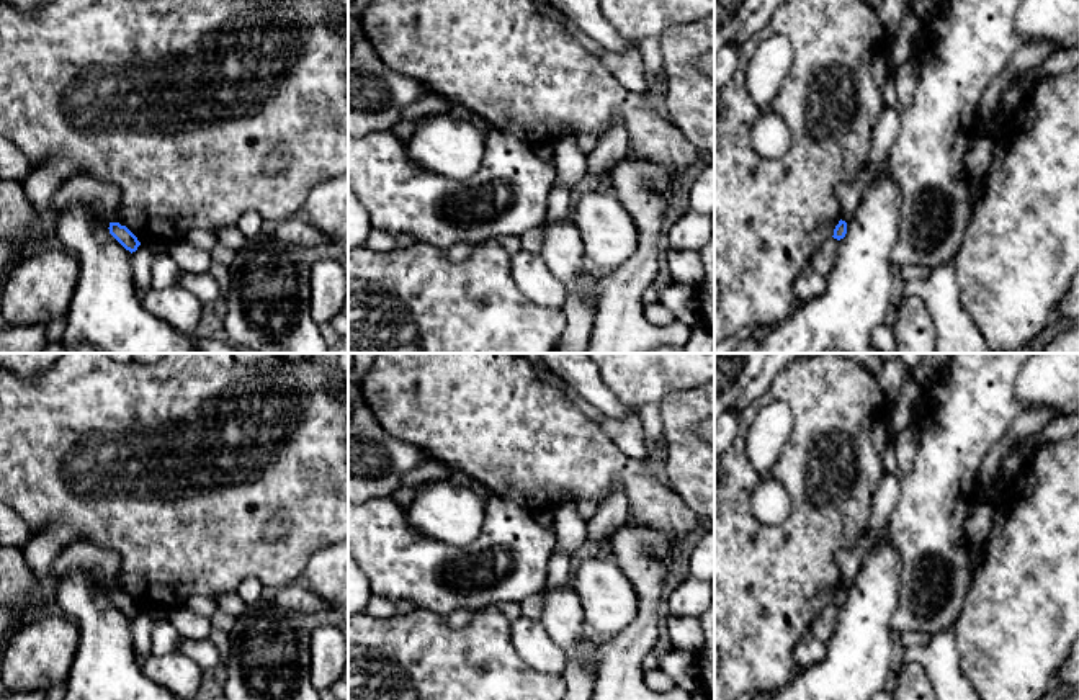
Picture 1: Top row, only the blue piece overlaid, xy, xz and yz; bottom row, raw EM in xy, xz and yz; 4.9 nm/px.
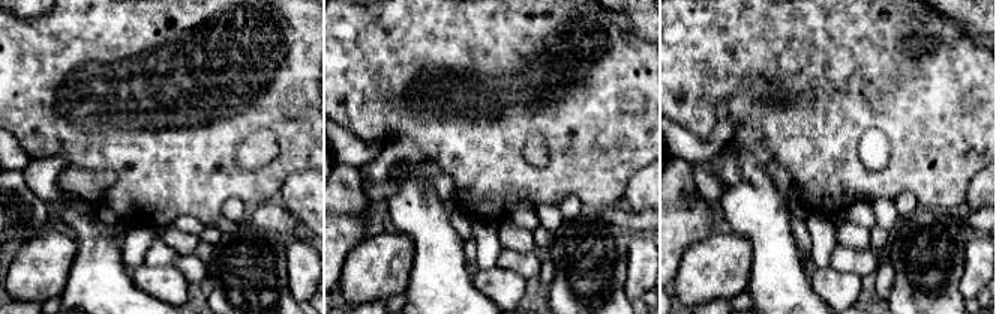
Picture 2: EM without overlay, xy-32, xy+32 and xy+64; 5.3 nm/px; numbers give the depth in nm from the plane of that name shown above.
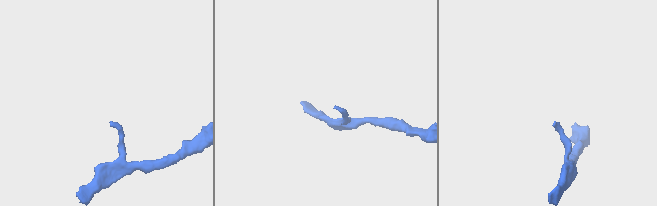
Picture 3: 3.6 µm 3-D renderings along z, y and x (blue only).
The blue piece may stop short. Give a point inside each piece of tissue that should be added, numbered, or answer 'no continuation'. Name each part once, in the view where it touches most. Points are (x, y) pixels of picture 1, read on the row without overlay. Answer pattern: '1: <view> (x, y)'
no continuation

